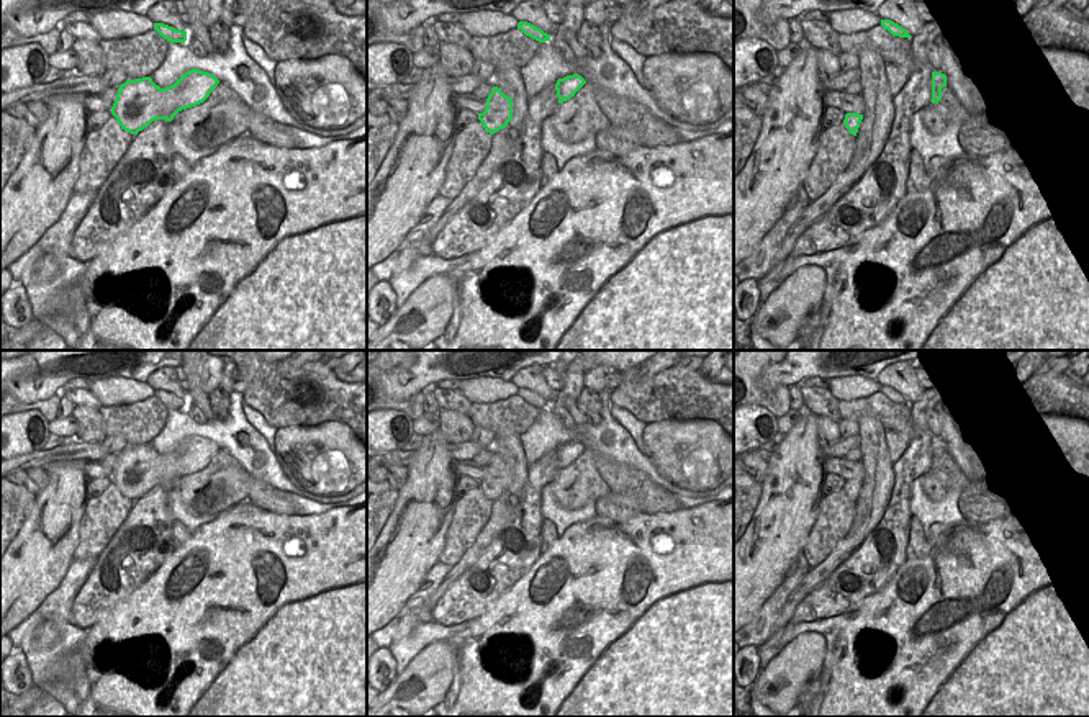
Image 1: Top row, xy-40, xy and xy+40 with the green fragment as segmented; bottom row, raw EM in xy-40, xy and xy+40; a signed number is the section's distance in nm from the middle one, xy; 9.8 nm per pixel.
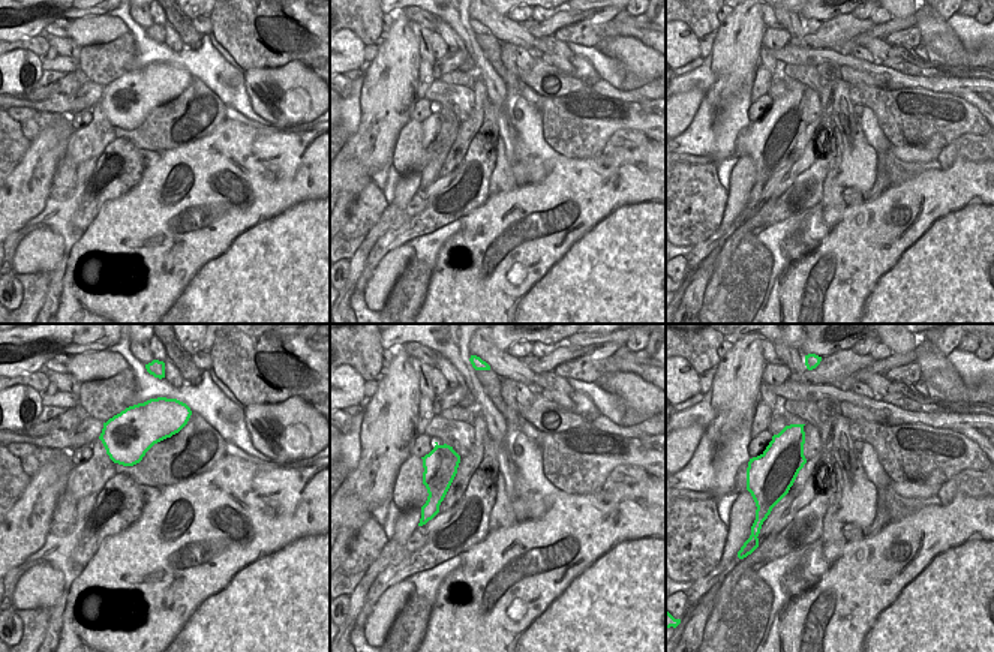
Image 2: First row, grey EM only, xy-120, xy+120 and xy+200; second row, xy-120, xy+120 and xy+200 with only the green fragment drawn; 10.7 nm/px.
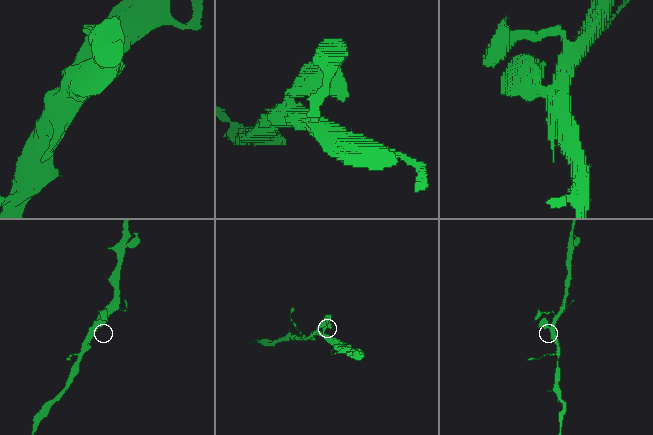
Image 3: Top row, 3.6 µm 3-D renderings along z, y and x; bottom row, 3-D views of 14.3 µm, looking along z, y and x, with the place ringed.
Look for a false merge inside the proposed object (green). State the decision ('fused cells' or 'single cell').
single cell

